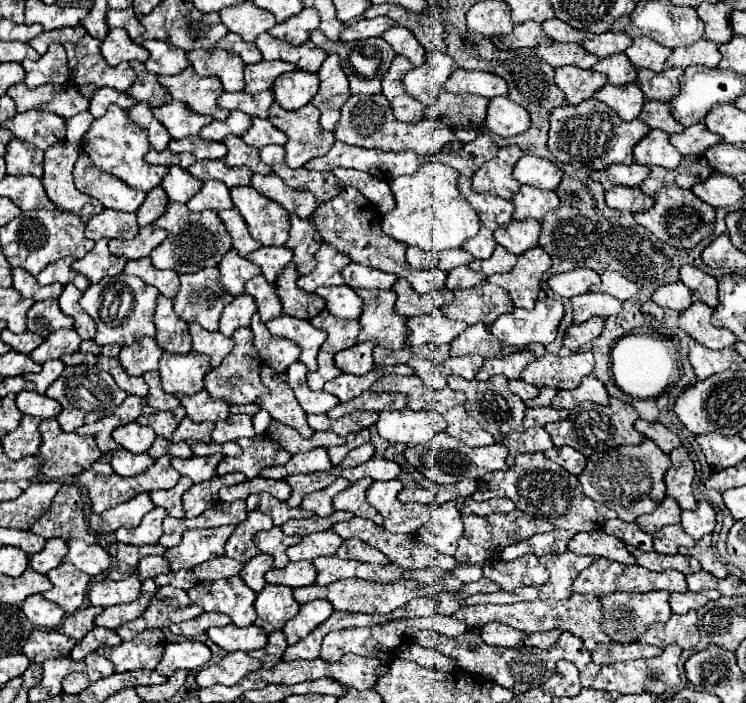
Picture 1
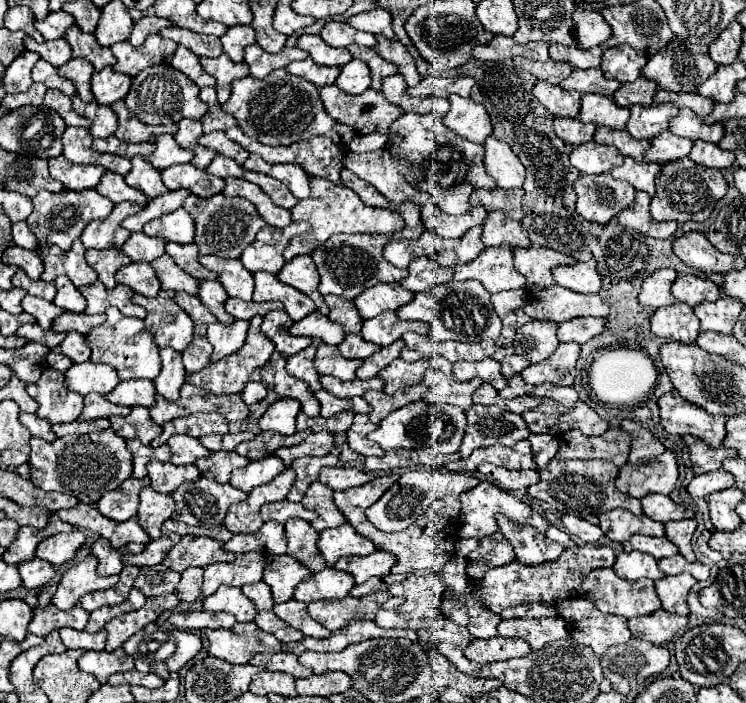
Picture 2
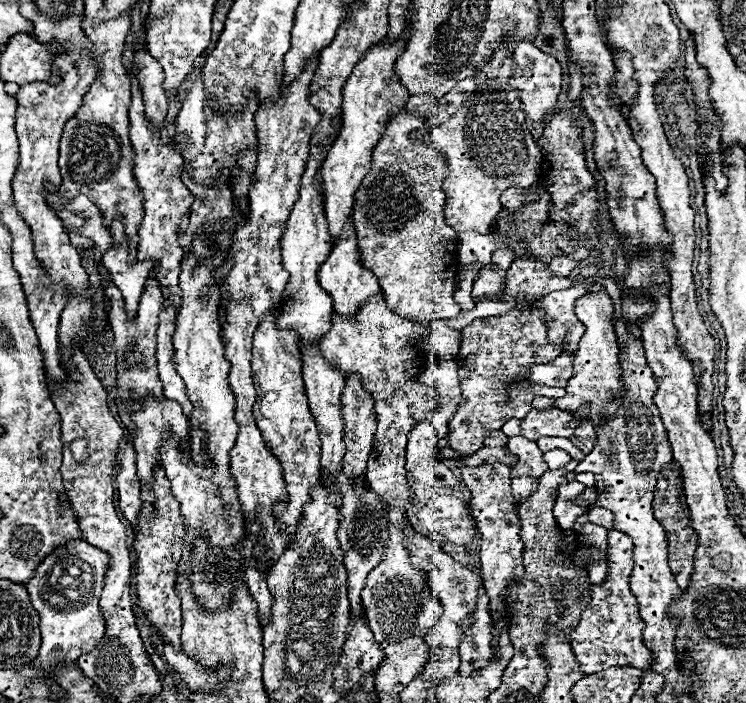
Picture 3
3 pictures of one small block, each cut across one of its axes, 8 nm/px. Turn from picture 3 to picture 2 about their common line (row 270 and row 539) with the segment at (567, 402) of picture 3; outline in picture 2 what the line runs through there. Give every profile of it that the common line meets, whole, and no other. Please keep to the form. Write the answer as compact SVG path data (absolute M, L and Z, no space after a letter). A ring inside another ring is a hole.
M572 514L562 516L562 524L564 524L564 528L566 528L568 534L576 536L576 538L582 540L582 542L598 542L598 540L604 536L604 532L602 532L598 526L590 524L590 522L584 520L584 518L572 516Z

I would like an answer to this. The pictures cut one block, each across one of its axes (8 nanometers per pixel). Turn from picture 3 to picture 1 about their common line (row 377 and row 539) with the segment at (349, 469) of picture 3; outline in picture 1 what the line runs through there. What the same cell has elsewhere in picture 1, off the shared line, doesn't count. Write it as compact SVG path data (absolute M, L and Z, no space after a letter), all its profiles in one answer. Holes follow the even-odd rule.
M358 538L344 540L342 546L338 548L336 556L344 558L344 560L358 560L358 562L370 562L370 564L390 564L390 560L382 552L364 544Z

